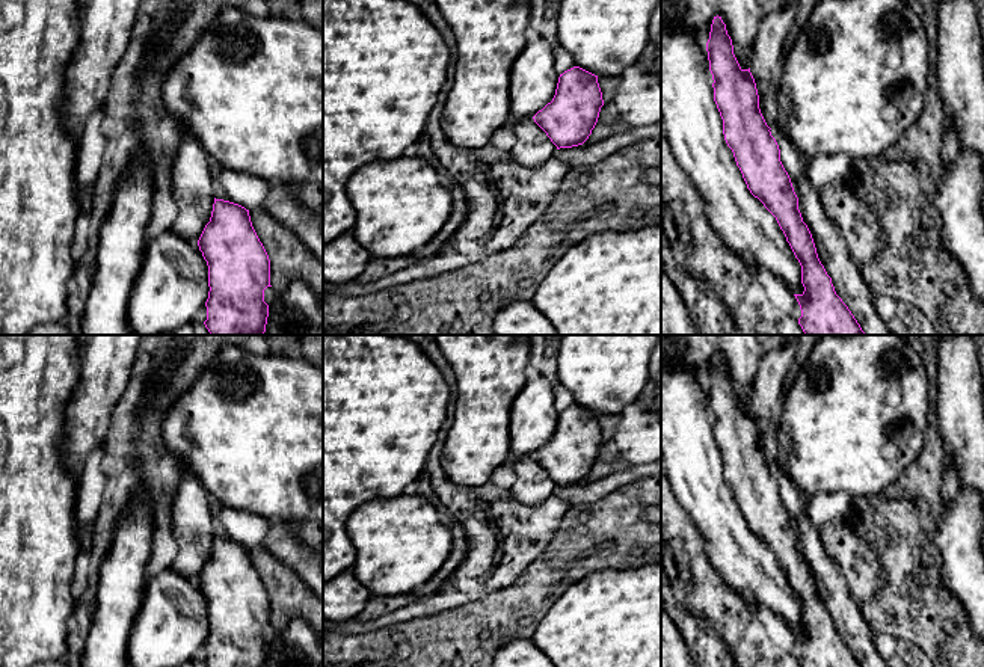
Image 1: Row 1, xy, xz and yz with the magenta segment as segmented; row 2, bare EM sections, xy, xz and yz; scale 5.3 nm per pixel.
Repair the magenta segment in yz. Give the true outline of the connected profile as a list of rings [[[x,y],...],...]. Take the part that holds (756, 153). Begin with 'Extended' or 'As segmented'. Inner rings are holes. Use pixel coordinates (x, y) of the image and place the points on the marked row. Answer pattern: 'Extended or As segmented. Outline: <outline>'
Extended. Outline: [[[788,0],[780,11],[762,18],[749,69],[740,66],[721,17],[714,17],[706,51],[724,140],[733,152],[747,189],[776,217],[801,266],[804,291],[794,296],[801,309],[798,324],[804,335],[893,335],[875,311],[860,264],[853,260],[844,237],[823,208],[819,192],[810,184],[807,175],[810,158],[803,157],[804,169],[791,180],[780,161],[779,145],[770,131],[777,122],[785,39],[794,24],[797,5],[797,0]]]

